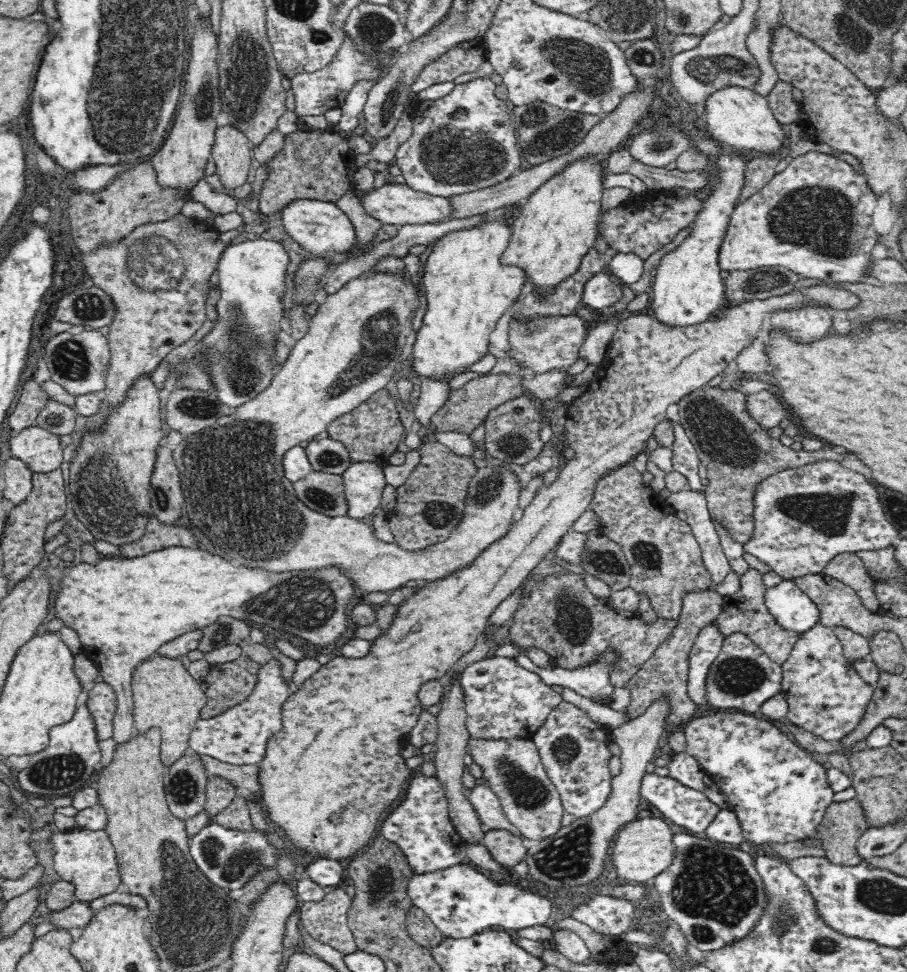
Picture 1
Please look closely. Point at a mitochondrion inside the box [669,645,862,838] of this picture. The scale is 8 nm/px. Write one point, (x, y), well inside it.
(740, 674)

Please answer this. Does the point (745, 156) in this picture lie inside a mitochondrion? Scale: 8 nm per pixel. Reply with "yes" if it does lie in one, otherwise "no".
no

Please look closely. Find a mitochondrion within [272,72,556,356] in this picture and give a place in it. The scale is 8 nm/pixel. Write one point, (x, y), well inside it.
(455, 153)

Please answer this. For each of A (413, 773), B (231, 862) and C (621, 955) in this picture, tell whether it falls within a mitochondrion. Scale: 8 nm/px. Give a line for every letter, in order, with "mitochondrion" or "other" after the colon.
A: other
B: mitochondrion
C: other

